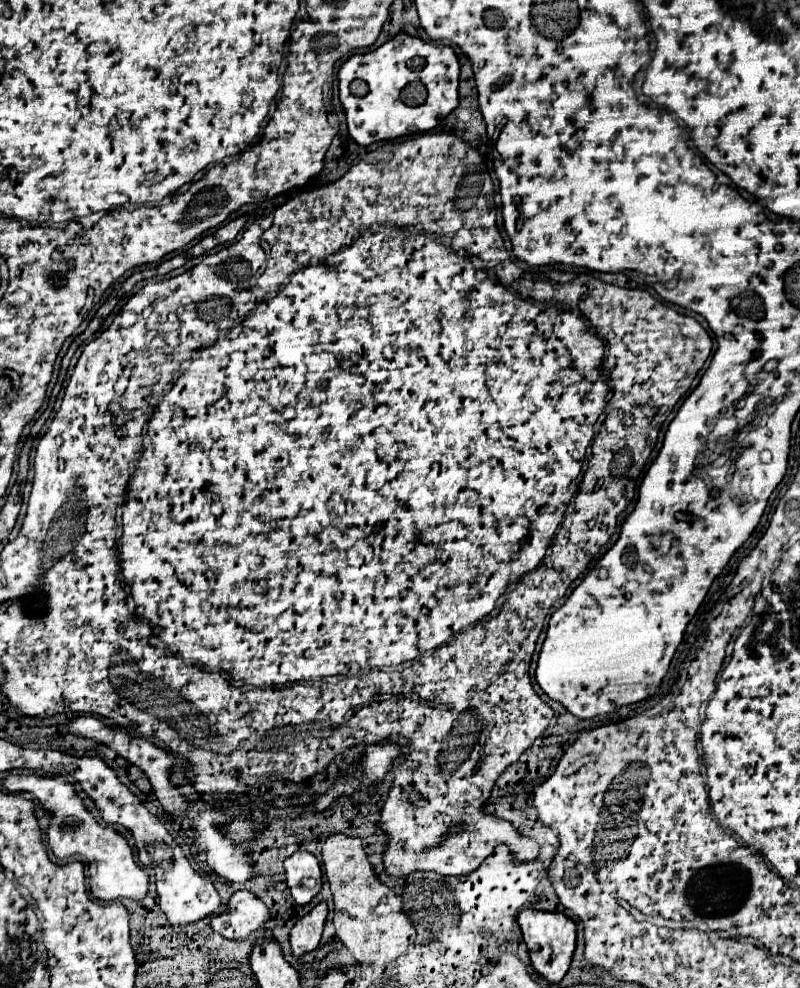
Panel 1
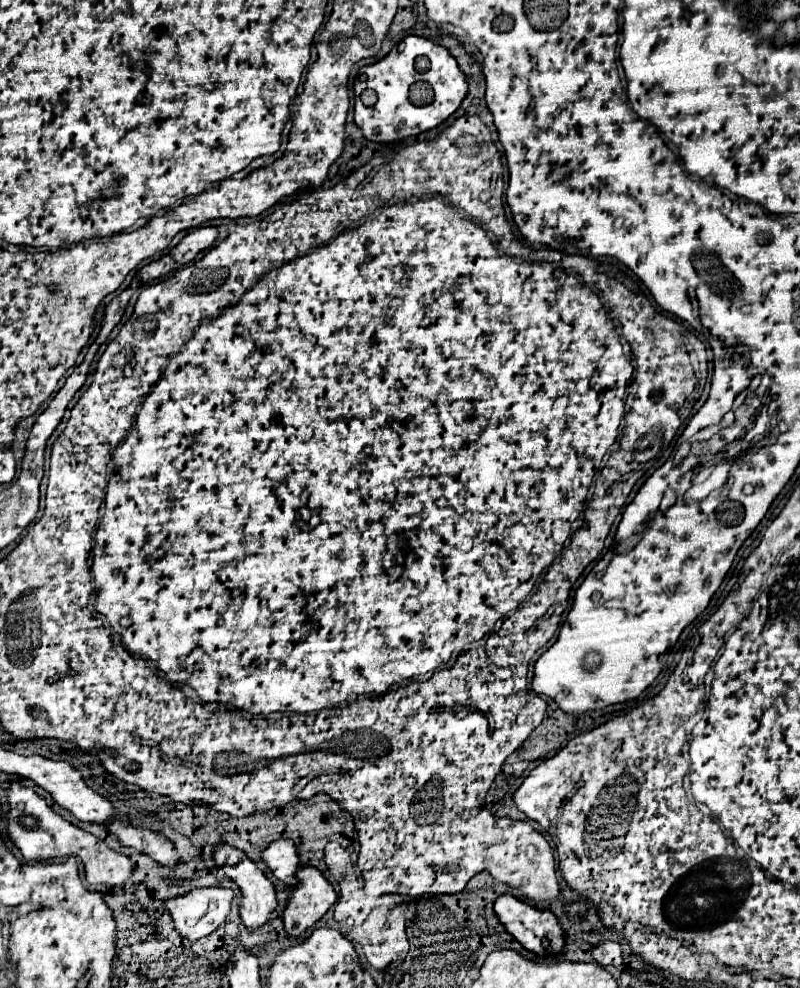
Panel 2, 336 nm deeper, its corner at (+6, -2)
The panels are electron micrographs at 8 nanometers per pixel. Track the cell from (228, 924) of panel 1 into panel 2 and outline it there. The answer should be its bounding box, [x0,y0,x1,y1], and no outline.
[165,887,235,937]

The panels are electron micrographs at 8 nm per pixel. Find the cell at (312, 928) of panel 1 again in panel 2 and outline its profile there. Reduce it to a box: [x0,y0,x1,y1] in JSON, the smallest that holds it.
[283,867,337,937]

